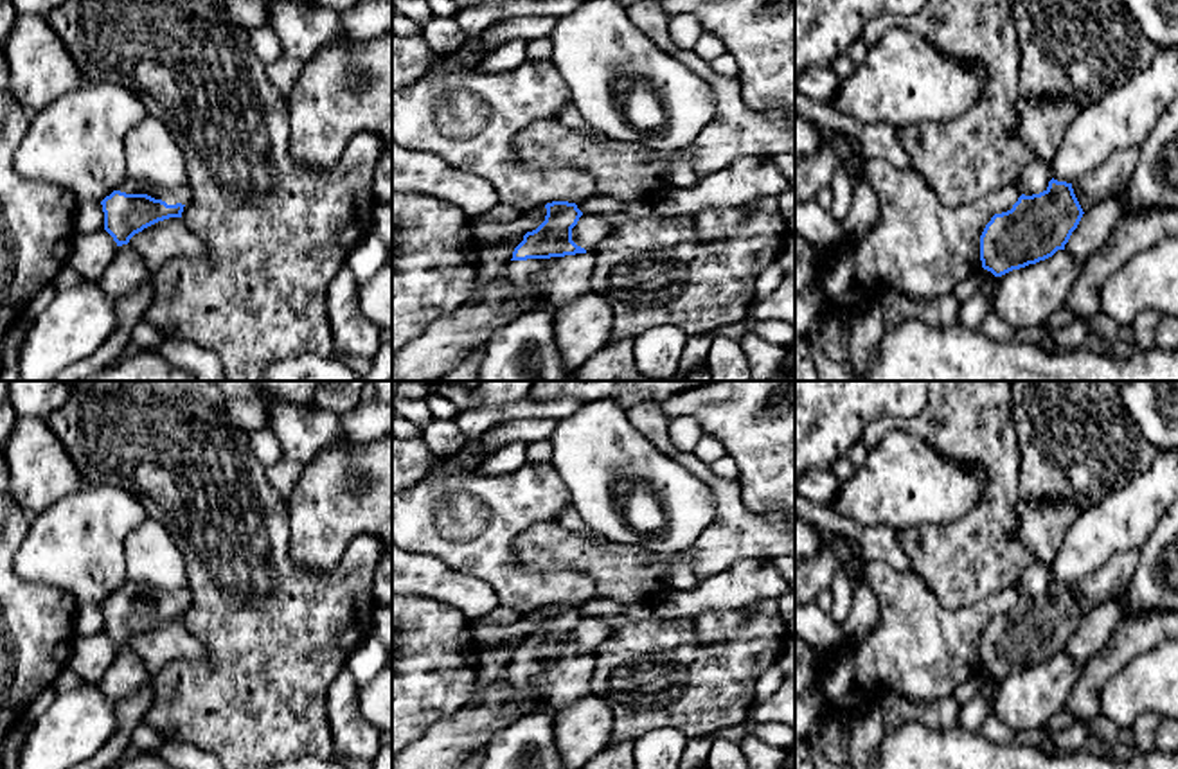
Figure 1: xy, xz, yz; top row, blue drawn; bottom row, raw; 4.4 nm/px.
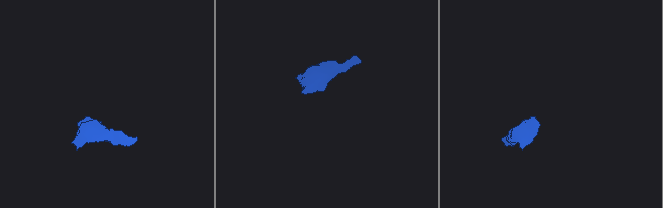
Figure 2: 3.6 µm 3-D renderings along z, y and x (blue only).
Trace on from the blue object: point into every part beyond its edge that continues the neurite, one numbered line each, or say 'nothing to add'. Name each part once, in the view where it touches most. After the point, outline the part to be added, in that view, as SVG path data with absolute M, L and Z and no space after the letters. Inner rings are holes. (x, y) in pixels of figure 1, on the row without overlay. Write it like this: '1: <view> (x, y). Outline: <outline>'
1: xz (553, 685). Outline: M593 654L511 663L505 681L529 701L531 712L554 713L592 694L593 667Z

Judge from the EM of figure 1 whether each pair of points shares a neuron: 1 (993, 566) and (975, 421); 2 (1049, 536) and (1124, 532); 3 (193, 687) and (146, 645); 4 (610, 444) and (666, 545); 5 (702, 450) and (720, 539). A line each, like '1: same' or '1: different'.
1: same
2: different
3: different
4: same
5: different

